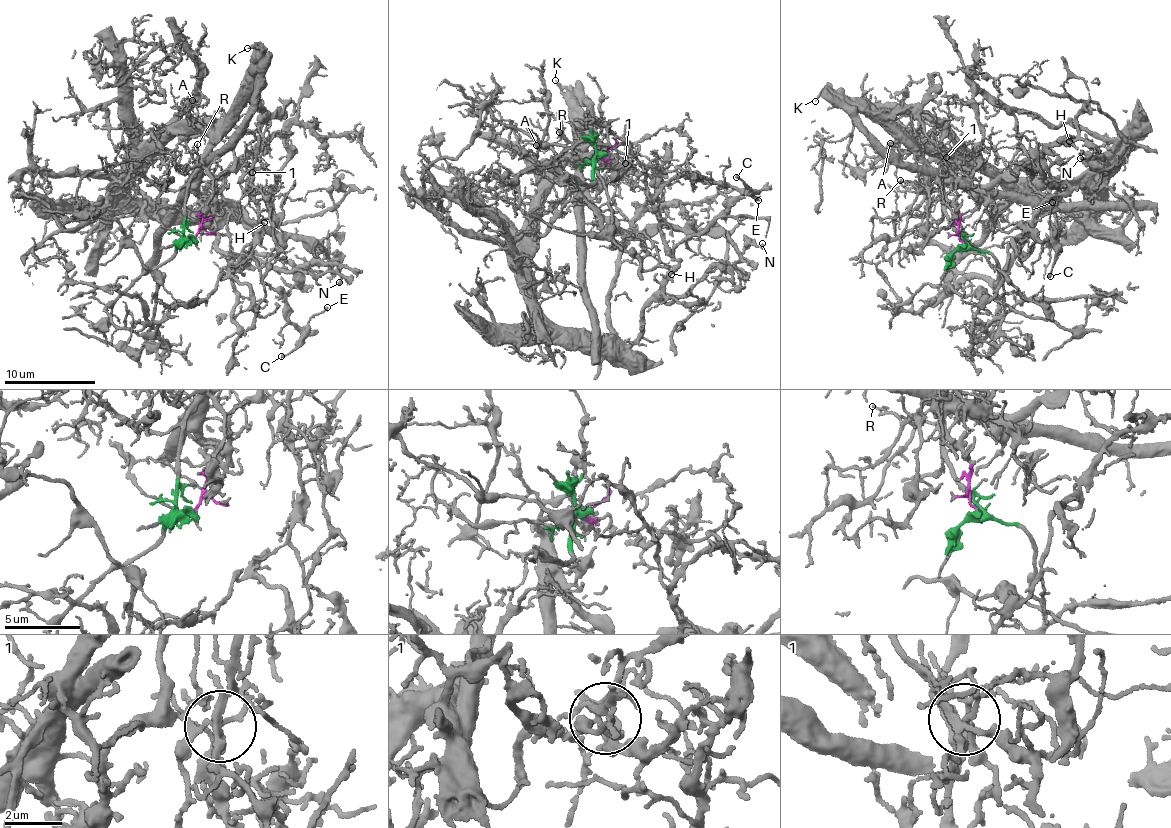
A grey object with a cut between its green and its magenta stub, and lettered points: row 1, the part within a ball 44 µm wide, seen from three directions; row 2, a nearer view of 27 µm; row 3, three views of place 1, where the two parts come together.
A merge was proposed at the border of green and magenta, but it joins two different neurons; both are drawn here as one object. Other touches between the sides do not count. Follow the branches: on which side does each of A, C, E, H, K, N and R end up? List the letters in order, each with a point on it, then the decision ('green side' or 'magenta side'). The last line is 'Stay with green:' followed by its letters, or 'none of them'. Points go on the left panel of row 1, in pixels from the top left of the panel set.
A: place (192, 100); green side
C: place (281, 356); green side
E: place (327, 307); green side
H: place (264, 222); green side
K: place (247, 48); green side
N: place (339, 282); green side
R: place (197, 144); green side
Stay with green: A, C, E, H, K, N, R

